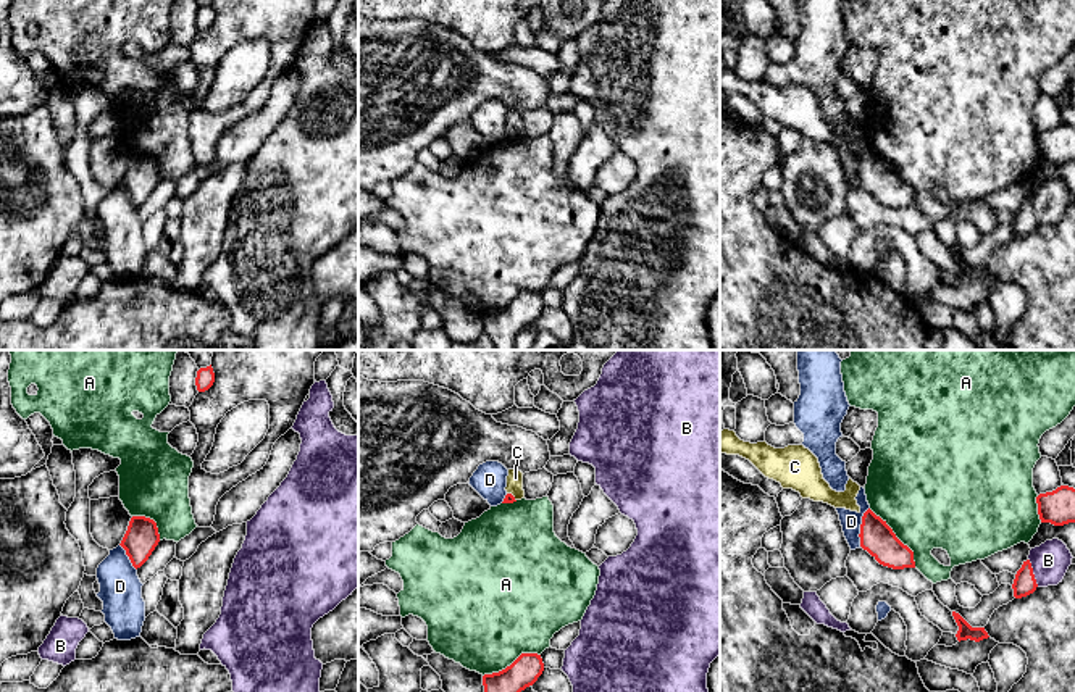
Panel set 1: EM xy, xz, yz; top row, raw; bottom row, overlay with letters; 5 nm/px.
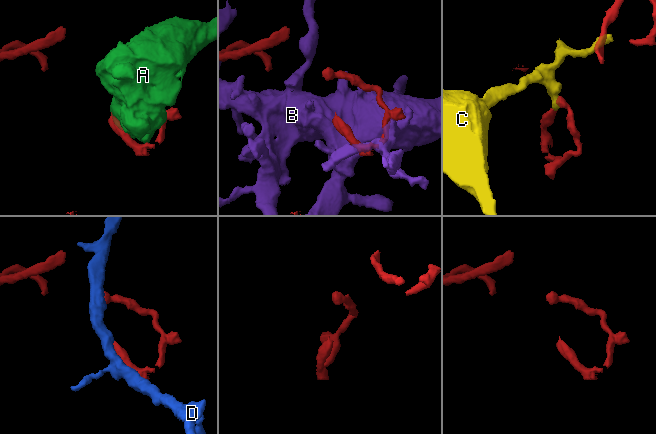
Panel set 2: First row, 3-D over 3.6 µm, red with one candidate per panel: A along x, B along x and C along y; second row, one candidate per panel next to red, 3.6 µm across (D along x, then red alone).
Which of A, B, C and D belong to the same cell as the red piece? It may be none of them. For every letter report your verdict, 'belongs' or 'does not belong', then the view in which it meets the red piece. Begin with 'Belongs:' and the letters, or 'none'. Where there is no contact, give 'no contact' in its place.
Belongs: none
A: does not belong | yz
B: does not belong | yz
C: does not belong | xz
D: does not belong | yz

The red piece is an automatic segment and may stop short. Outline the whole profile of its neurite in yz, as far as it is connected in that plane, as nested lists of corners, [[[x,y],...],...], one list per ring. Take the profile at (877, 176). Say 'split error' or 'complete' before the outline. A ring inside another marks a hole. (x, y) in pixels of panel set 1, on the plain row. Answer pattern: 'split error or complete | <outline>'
complete | [[[870,147],[862,155],[859,176],[860,186],[880,203],[893,208],[915,206],[914,190]]]

